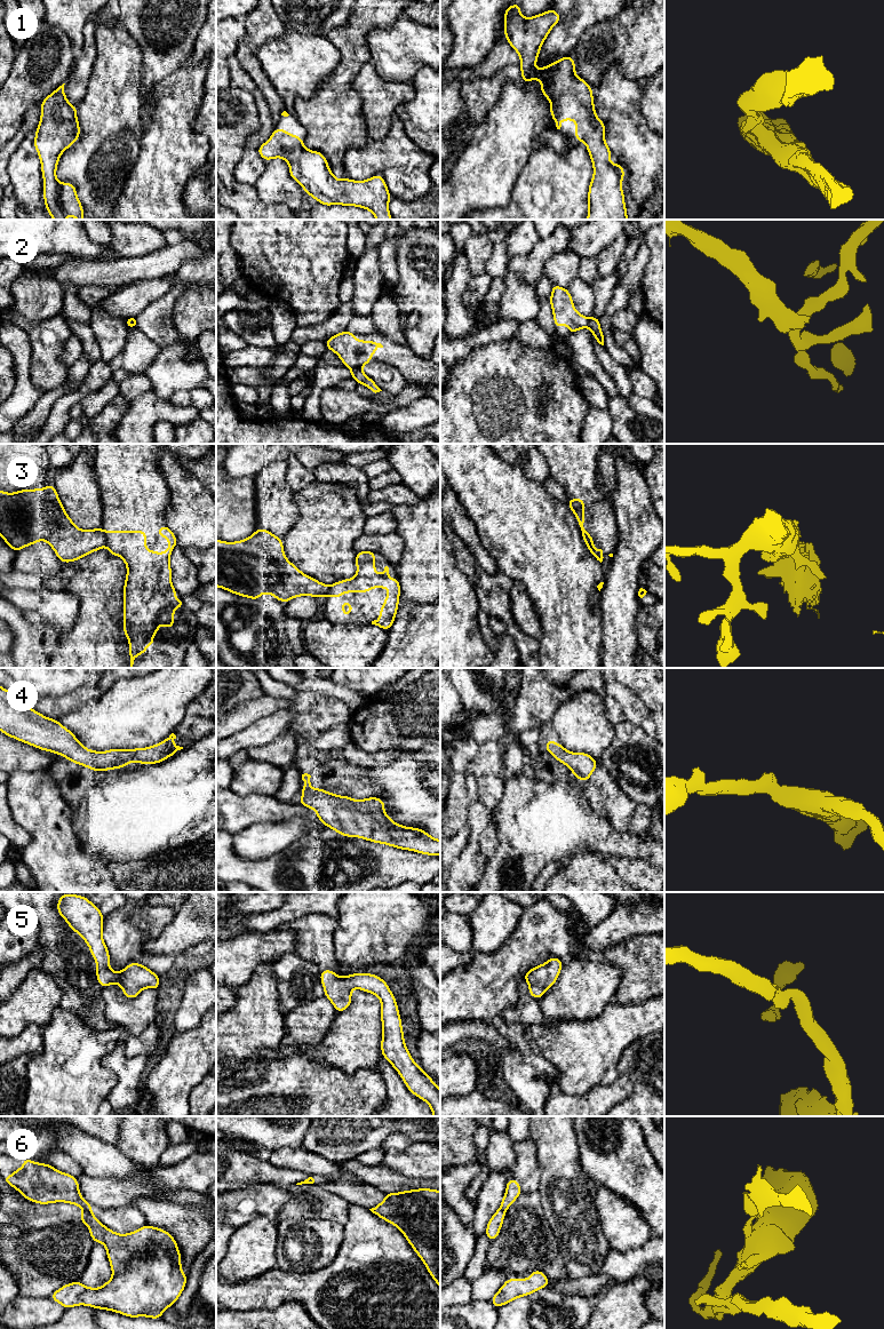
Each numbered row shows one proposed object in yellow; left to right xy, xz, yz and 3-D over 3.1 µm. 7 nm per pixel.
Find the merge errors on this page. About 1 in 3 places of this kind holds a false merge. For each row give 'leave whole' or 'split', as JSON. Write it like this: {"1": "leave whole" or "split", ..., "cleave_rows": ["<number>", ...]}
{"1": "leave whole", "2": "split", "3": "split", "4": "leave whole", "5": "leave whole", "6": "split", "cleave_rows": ["2", "3", "6"]}

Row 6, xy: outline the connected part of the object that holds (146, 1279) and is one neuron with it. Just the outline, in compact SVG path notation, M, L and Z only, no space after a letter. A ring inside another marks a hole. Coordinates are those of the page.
M85 1209L80 1221L88 1225L94 1243L101 1242L105 1246L112 1278L101 1288L89 1288L80 1281L74 1281L56 1290L49 1298L59 1303L65 1310L86 1305L129 1318L161 1319L162 1312L178 1299L188 1279L182 1272L181 1252L173 1235L148 1224L132 1233L118 1234L105 1227L91 1211Z

